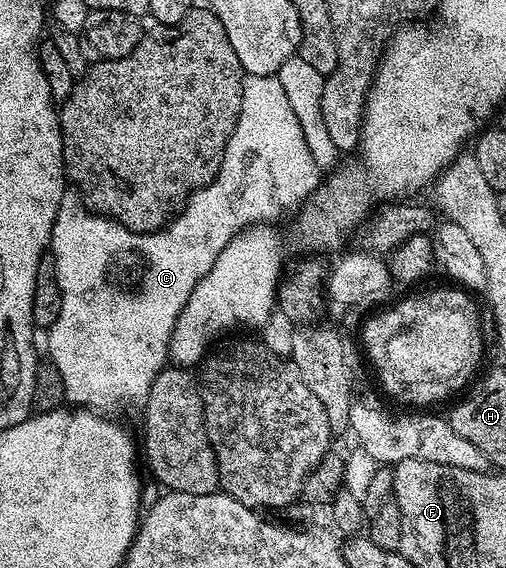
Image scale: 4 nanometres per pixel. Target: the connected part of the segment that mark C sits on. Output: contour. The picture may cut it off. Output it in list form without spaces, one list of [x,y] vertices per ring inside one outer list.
[[[247,75],[243,78],[243,90],[241,91],[241,111],[237,119],[237,127],[229,139],[229,143],[223,152],[223,162],[219,168],[219,173],[211,180],[210,185],[204,189],[199,189],[191,194],[187,204],[167,222],[163,228],[155,233],[131,233],[121,223],[112,221],[109,217],[101,217],[91,212],[87,208],[82,196],[75,191],[64,192],[61,199],[61,207],[57,207],[57,219],[53,223],[51,232],[51,244],[49,246],[50,256],[55,258],[55,270],[57,271],[57,281],[63,292],[61,299],[61,315],[57,315],[57,323],[53,323],[51,329],[46,330],[47,349],[51,352],[49,357],[50,364],[61,371],[61,379],[65,379],[65,395],[67,401],[72,406],[82,407],[104,415],[114,414],[114,409],[122,407],[126,401],[131,401],[134,397],[139,399],[146,398],[149,387],[157,374],[165,368],[169,361],[171,352],[171,336],[173,327],[181,315],[181,311],[187,306],[188,299],[191,298],[193,287],[206,273],[217,263],[221,251],[229,242],[242,233],[243,230],[251,228],[252,225],[262,225],[264,223],[279,223],[286,213],[294,214],[308,199],[314,197],[315,190],[321,184],[321,170],[318,163],[313,159],[309,151],[309,143],[301,129],[301,123],[297,121],[297,115],[293,113],[293,106],[289,103],[288,96],[285,95],[285,87],[281,87],[278,76],[275,75]]]

